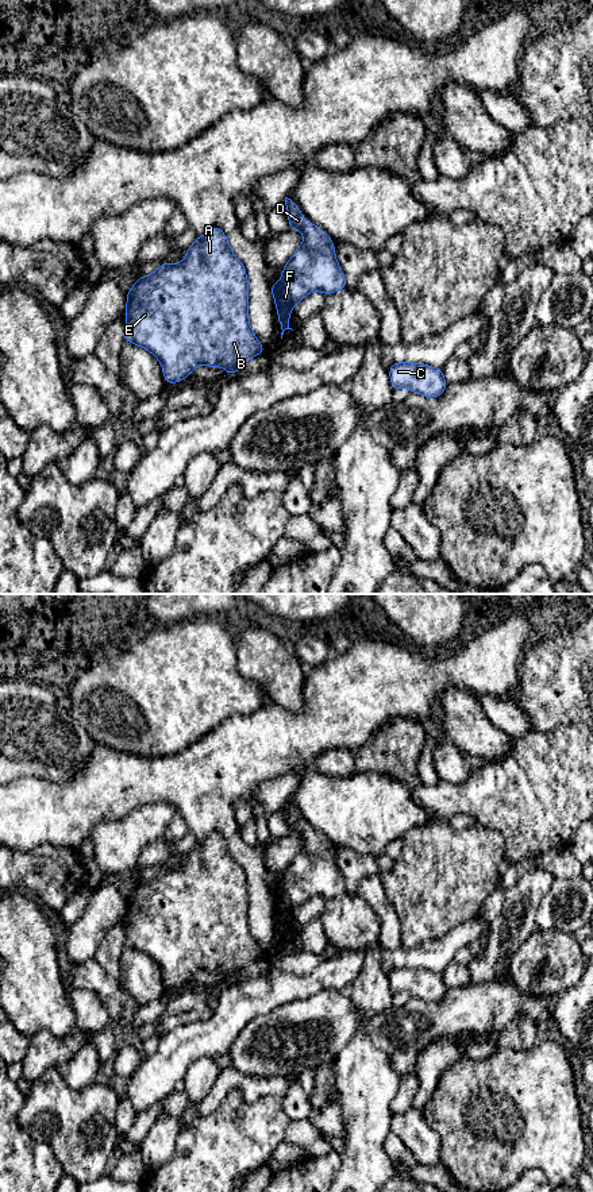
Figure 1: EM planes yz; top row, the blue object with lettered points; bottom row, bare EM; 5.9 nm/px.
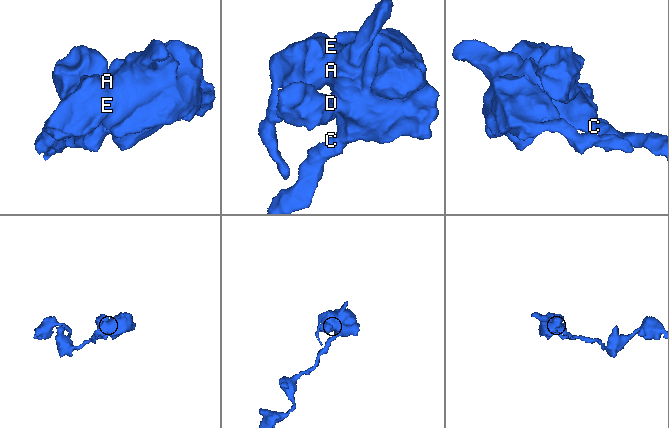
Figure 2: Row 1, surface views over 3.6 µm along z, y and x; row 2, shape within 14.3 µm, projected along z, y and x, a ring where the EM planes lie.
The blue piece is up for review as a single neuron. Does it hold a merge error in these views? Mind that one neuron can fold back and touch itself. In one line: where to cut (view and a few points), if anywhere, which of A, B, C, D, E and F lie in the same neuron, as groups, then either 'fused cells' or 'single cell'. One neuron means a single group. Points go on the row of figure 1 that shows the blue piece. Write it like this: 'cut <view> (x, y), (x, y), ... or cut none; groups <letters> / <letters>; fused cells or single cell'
cut none; groups A B C D E F; single cell

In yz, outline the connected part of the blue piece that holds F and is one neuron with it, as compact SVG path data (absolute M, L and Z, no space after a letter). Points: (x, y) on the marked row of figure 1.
M285 197L285 205L289 229L299 229L304 242L286 262L281 279L270 286L282 329L281 339L285 329L292 329L290 310L300 300L312 292L323 292L328 296L347 286L336 261L334 240L321 228L308 221L290 198Z

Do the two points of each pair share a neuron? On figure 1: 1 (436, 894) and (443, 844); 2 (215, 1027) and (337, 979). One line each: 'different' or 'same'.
1: same
2: same

